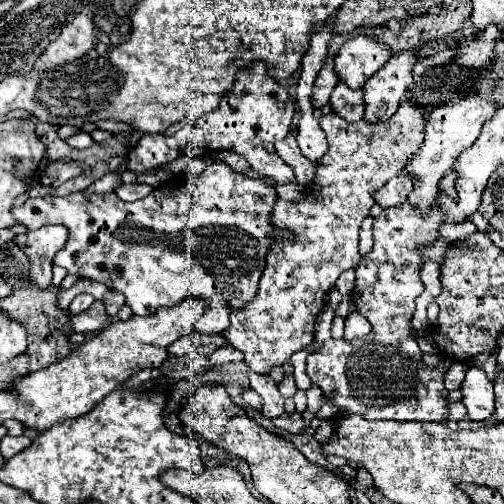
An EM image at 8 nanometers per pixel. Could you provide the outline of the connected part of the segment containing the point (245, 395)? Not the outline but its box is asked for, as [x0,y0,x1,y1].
[242,388,262,412]

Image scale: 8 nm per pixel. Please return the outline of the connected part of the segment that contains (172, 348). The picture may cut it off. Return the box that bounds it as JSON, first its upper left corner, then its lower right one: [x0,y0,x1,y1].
[168,332,226,358]

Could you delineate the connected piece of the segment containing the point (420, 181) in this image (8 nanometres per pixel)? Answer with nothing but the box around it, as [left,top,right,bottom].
[404,96,496,208]

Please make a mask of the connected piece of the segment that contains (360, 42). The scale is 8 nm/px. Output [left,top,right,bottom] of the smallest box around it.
[334,36,392,88]

